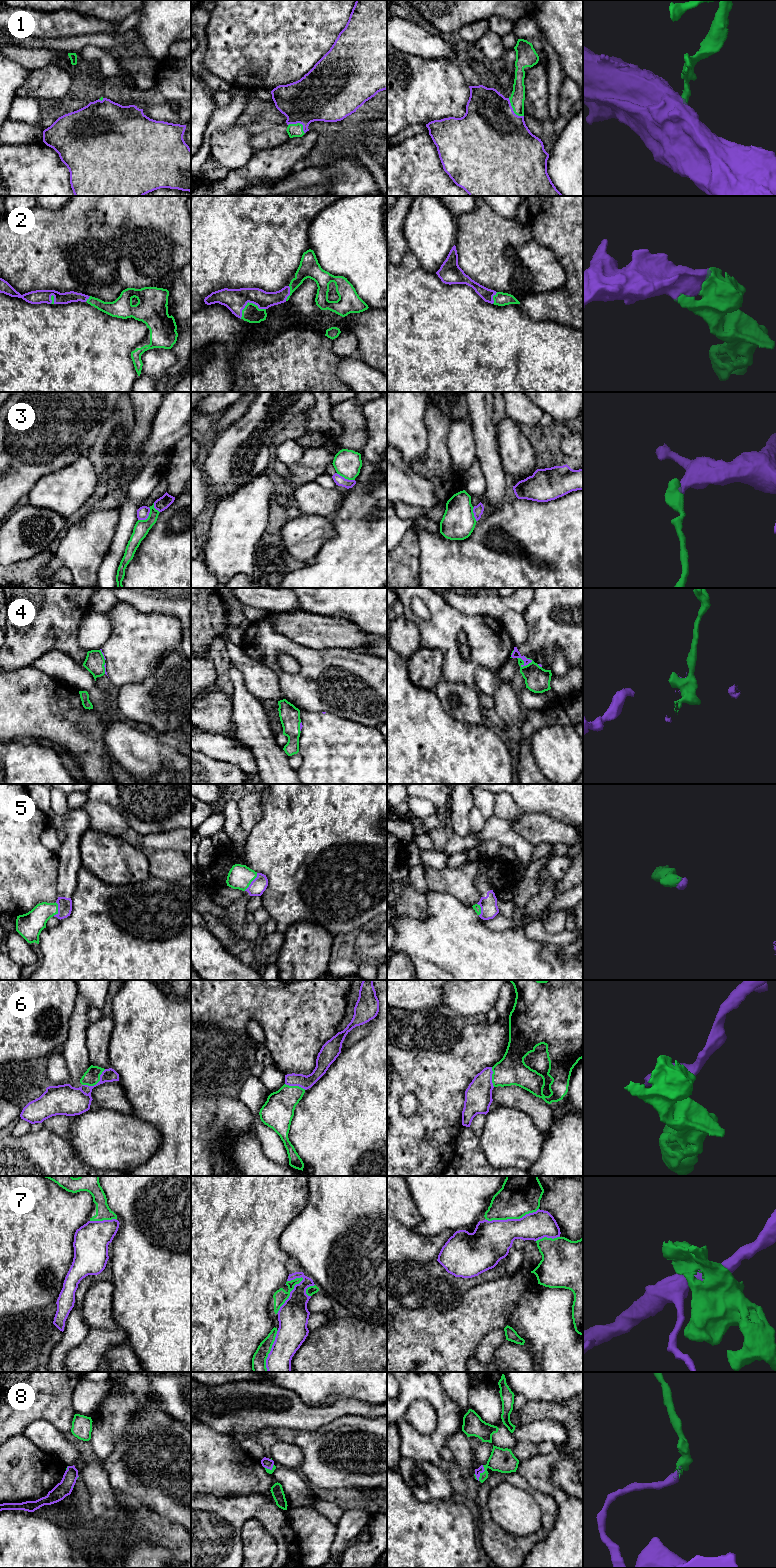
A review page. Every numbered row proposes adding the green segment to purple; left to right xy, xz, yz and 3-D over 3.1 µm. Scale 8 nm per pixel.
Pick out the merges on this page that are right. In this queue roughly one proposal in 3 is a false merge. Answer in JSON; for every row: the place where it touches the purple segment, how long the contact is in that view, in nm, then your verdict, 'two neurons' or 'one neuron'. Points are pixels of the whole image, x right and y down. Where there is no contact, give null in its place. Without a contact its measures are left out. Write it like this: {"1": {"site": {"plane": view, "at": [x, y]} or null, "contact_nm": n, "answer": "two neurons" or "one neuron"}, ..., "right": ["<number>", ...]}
{"1": {"site": {"plane": "yz", "at": [512, 110]}, "contact_nm": 200, "answer": "one neuron"}, "2": {"site": {"plane": "xz", "at": [248, 301]}, "contact_nm": 220, "answer": "one neuron"}, "3": {"site": {"plane": "xy", "at": [147, 517]}, "contact_nm": 140, "answer": "two neurons"}, "4": {"site": {"plane": "yz", "at": [524, 664]}, "contact_nm": 130, "answer": "two neurons"}, "5": {"site": {"plane": "xz", "at": [251, 882]}, "contact_nm": 180, "answer": "one neuron"}, "6": {"site": {"plane": "xy", "at": [97, 1083]}, "contact_nm": 240, "answer": "two neurons"}, "7": {"site": {"plane": "yz", "at": [511, 1219]}, "contact_nm": 440, "answer": "two neurons"}, "8": {"site": {"plane": "yz", "at": [481, 1472]}, "contact_nm": 130, "answer": "one neuron"}, "right": ["1", "2", "5", "8"]}

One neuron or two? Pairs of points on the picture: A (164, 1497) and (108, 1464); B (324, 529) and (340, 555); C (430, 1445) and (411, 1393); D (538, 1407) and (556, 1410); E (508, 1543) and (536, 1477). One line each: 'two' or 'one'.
A: one
B: two
C: one
D: one
E: two

